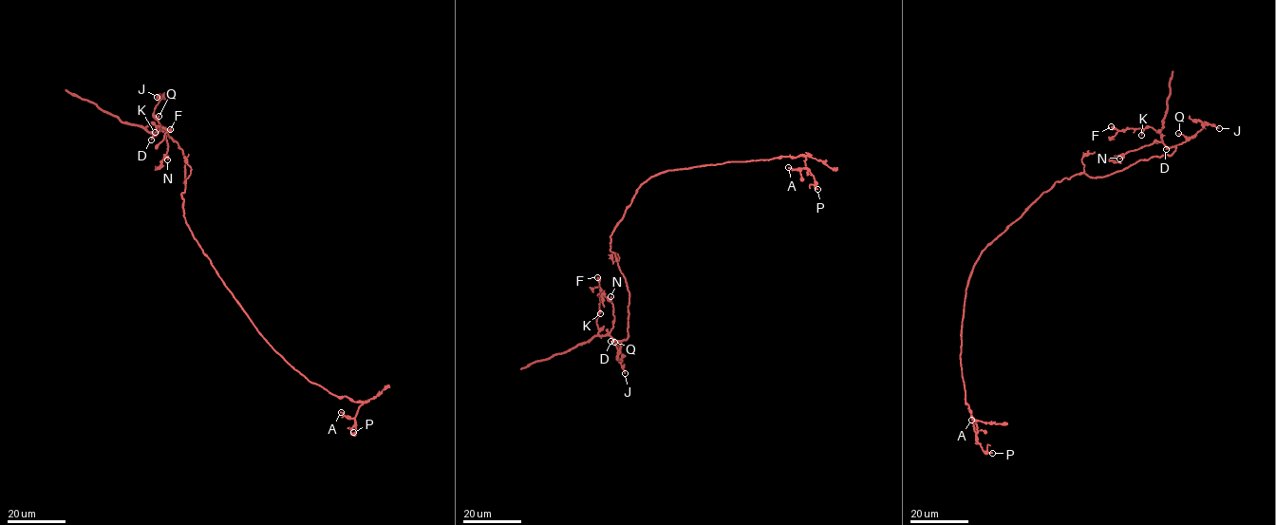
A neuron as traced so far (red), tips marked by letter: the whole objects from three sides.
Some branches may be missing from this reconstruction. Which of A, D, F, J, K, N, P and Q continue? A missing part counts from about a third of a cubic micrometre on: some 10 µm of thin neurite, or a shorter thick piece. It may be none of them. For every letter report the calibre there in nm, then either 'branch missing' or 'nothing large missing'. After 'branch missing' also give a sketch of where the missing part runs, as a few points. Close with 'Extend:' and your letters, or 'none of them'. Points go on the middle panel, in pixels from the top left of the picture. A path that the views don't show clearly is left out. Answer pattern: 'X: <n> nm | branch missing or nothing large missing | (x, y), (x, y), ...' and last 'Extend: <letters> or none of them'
A: 180 nm | nothing large missing
D: 220 nm | branch missing
F: 550 nm | nothing large missing
J: 170 nm | nothing large missing
K: 150 nm | nothing large missing
N: 120 nm | nothing large missing
P: 170 nm | nothing large missing
Q: 170 nm | nothing large missing
Extend: D

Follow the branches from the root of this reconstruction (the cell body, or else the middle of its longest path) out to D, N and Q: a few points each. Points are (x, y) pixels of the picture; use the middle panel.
D: (620, 220), (610, 236), (609, 251), (614, 253), (629, 293), (628, 337), (610, 341)
N: (620, 220), (609, 242), (629, 293), (628, 337), (625, 340), (610, 335), (614, 318), (610, 296)
Q: (620, 220), (610, 236), (609, 251), (614, 253), (629, 293), (628, 337), (621, 342), (619, 350), (614, 342)

